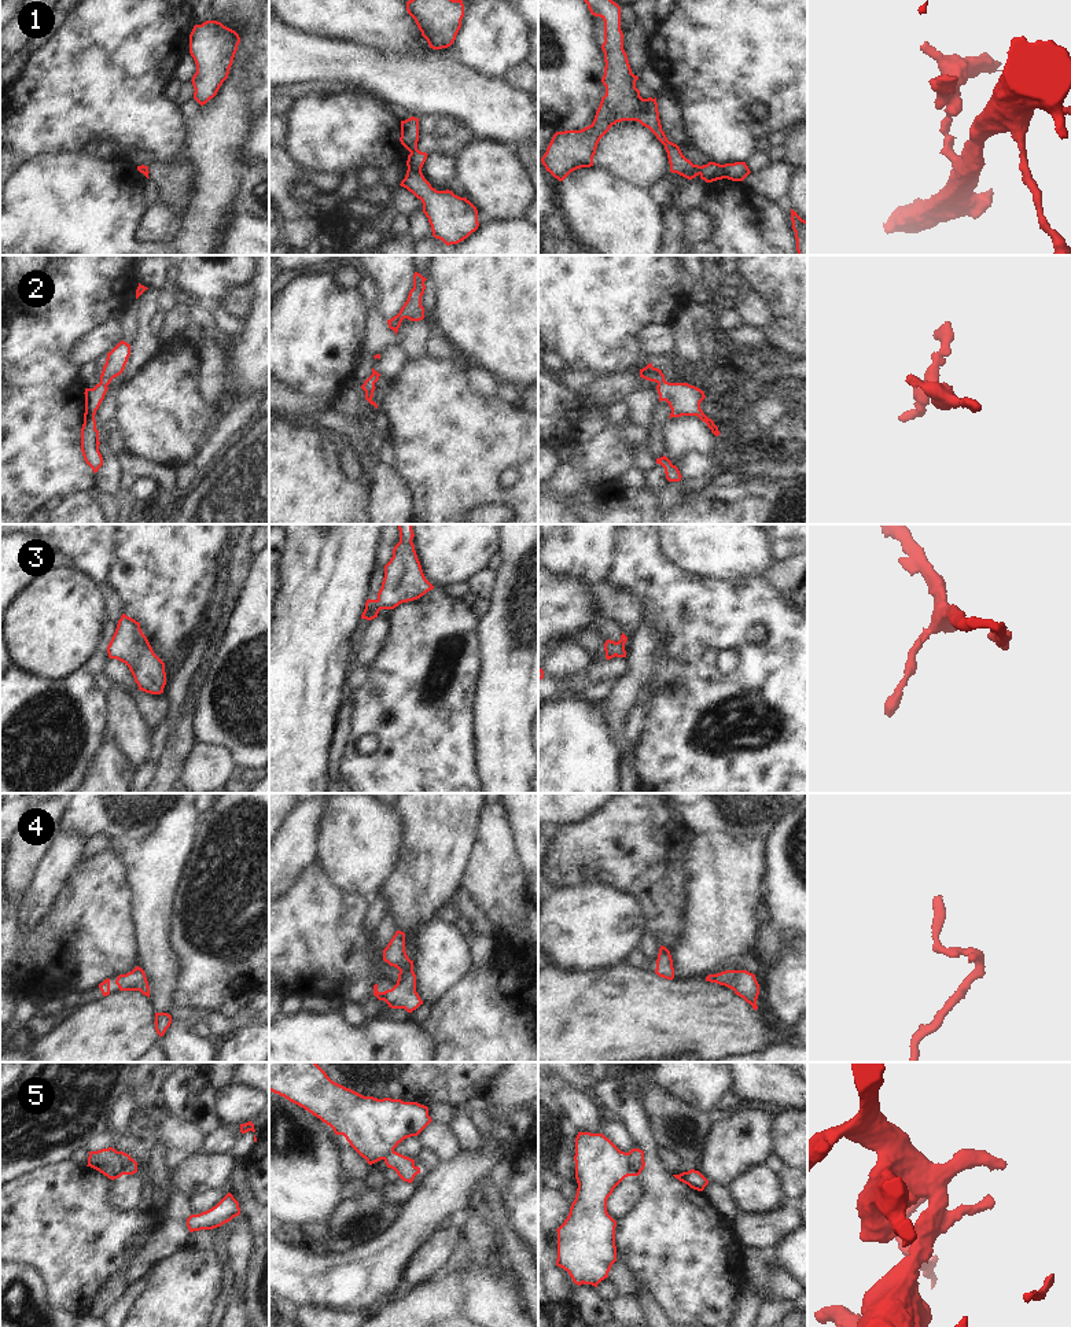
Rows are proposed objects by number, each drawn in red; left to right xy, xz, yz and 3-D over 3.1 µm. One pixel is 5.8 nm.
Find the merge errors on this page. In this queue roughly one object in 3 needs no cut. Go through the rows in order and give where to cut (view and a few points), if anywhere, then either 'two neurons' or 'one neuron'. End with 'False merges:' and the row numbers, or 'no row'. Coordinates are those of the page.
1: cut in yz along (699, 166), (700, 173); two neurons
2: no cut; one neuron
3: no cut; one neuron
4: no cut; one neuron
5: cut in xy along (118, 1152), (124, 1173); two neurons
False merges: 1, 5

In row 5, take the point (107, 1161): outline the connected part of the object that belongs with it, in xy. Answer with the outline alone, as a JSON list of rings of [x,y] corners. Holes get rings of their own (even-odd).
[[[113,1147],[89,1151],[87,1166],[99,1171],[111,1180],[124,1175],[119,1151]]]

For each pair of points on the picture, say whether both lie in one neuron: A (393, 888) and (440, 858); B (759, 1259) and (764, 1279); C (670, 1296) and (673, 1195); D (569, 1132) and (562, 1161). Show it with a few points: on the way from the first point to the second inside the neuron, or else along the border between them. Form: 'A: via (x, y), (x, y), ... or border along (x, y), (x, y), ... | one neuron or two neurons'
A: via (404, 888), (409, 888), (429, 869) | one neuron
B: via (759, 1264), (759, 1274) | one neuron
C: via (673, 1271), (673, 1220) | one neuron
D: via (563, 1139), (562, 1154) | one neuron

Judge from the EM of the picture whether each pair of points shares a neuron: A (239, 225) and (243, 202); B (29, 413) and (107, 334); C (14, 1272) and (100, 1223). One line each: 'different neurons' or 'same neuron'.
A: different neurons
B: different neurons
C: different neurons

